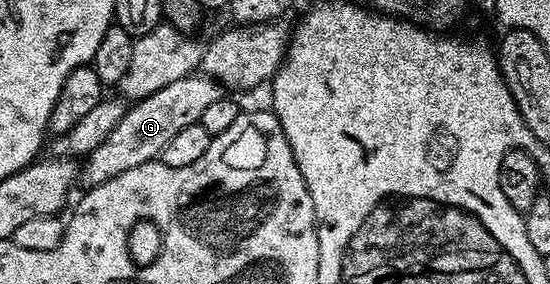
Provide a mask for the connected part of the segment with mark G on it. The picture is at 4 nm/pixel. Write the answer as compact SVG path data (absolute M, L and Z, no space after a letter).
M201 72L189 74L184 80L176 80L173 84L168 84L168 88L160 88L160 92L152 92L152 96L135 101L132 110L127 109L122 115L122 120L118 127L112 132L112 136L96 148L85 163L81 171L80 178L87 187L99 186L102 182L112 180L114 176L120 176L122 172L128 172L130 168L136 168L145 162L153 162L161 159L164 148L168 148L169 142L182 131L188 128L188 124L201 122L204 112L212 105L212 100L220 96L220 87L212 78L207 78Z

